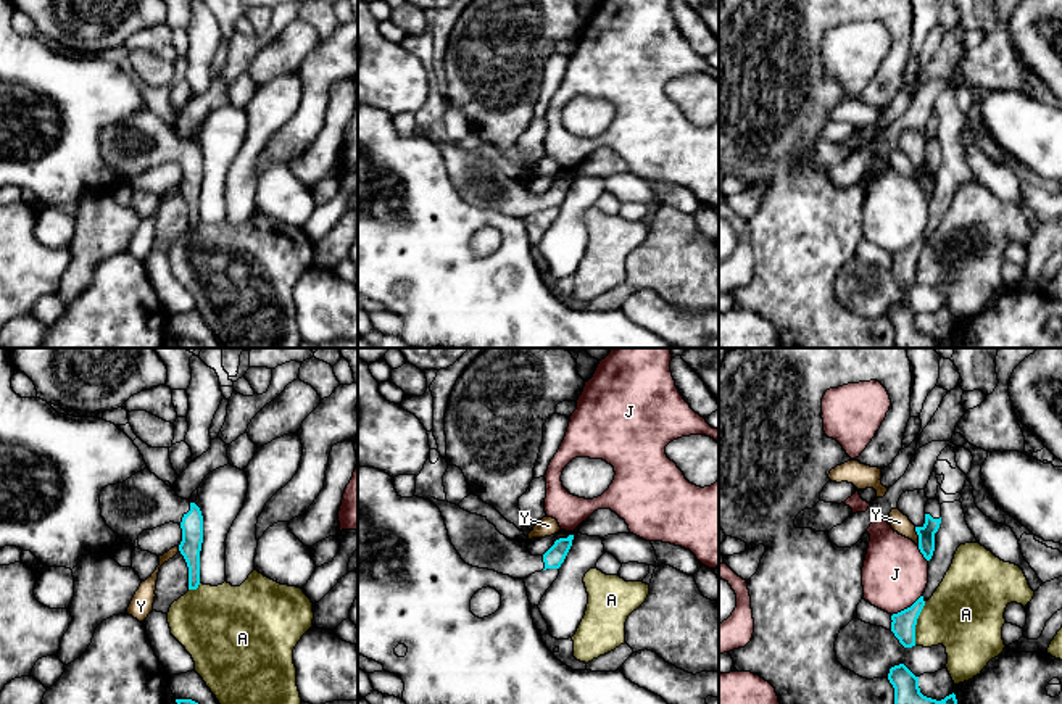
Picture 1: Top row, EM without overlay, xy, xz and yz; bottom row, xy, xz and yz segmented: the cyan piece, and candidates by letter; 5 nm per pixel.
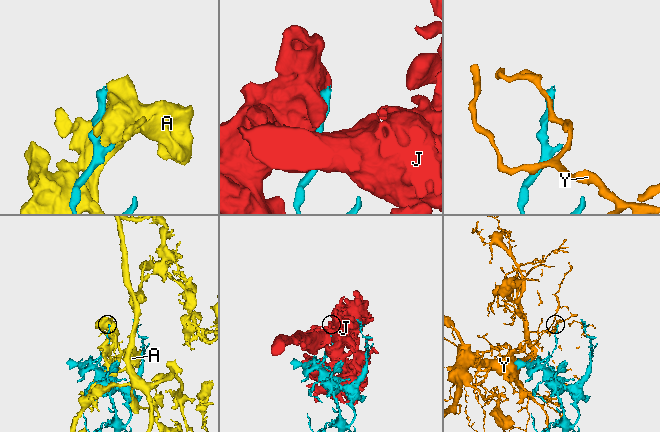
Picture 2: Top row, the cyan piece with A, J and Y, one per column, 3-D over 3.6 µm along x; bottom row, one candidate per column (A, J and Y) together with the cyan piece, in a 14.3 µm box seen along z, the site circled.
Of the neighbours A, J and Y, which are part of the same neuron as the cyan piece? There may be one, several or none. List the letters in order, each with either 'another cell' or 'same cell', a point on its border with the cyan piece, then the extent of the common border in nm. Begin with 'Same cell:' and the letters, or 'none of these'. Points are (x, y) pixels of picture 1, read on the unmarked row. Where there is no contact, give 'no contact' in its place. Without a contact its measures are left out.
Same cell: none of these
A: another cell; meets cyan in yz at (916, 263); contact 240 nm long
J: another cell; meets cyan in yz at (908, 247); contact 190 nm long
Y: another cell; meets cyan in yz at (919, 176); contact 100 nm long

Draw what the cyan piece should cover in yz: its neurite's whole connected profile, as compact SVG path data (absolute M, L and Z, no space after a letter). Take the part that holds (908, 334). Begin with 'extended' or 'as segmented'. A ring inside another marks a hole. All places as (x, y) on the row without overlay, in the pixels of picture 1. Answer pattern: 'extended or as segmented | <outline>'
as segmented | M904 303L890 308L888 319L894 327L894 348L956 348L956 333L949 333L941 340L927 337L920 332L919 316L915 316Z

